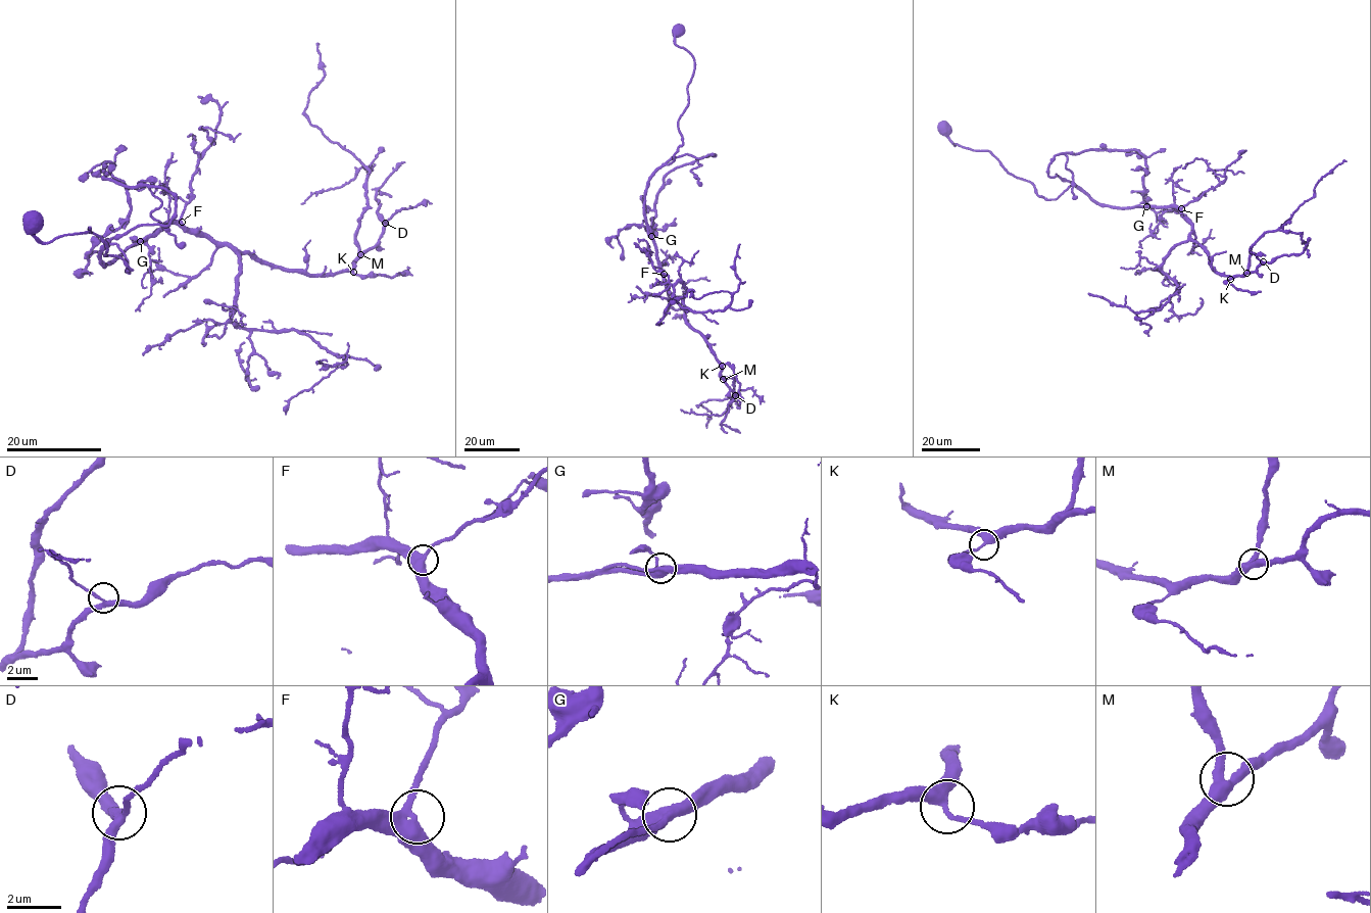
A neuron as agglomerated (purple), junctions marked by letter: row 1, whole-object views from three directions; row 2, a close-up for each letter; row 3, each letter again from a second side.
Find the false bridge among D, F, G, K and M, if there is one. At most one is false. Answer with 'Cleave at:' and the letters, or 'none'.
Cleave at: none

